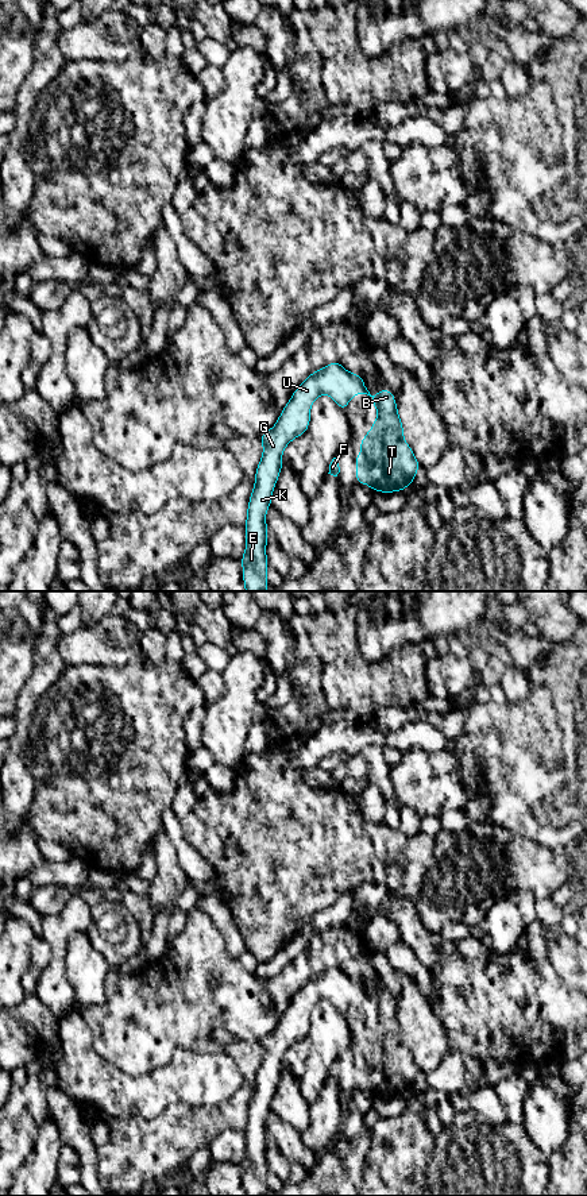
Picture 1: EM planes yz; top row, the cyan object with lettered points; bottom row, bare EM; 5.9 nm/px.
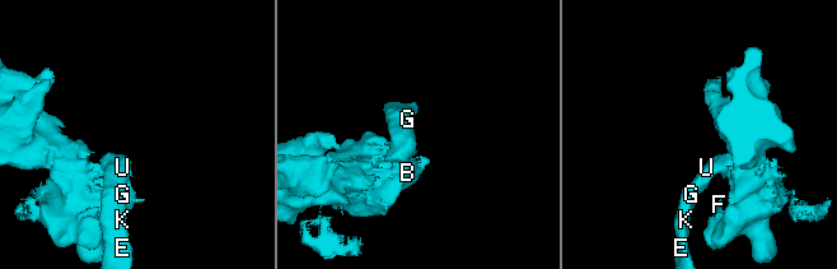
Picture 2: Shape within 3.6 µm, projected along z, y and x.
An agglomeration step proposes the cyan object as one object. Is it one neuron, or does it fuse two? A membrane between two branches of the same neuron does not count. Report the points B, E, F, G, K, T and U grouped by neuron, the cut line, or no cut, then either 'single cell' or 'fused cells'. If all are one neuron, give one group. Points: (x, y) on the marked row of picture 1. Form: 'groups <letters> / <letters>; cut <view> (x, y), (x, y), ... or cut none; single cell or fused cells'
groups B E F G K T U; cut none; single cell

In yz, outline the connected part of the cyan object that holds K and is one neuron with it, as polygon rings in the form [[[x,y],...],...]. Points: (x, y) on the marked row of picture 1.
[[[339,362],[312,373],[296,389],[283,408],[277,424],[260,435],[263,455],[255,471],[255,486],[248,501],[246,552],[240,562],[246,591],[267,591],[267,524],[266,510],[283,466],[282,452],[296,437],[308,431],[310,406],[320,394],[335,400],[345,412],[352,397],[367,394],[378,409],[370,432],[359,443],[362,454],[355,458],[356,483],[368,485],[374,491],[403,491],[414,481],[421,467],[410,445],[403,439],[394,394],[382,389],[371,396],[359,374],[347,371]]]

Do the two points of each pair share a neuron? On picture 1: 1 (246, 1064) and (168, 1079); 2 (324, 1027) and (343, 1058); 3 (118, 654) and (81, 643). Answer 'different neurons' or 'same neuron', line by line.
1: different neurons
2: different neurons
3: same neuron

